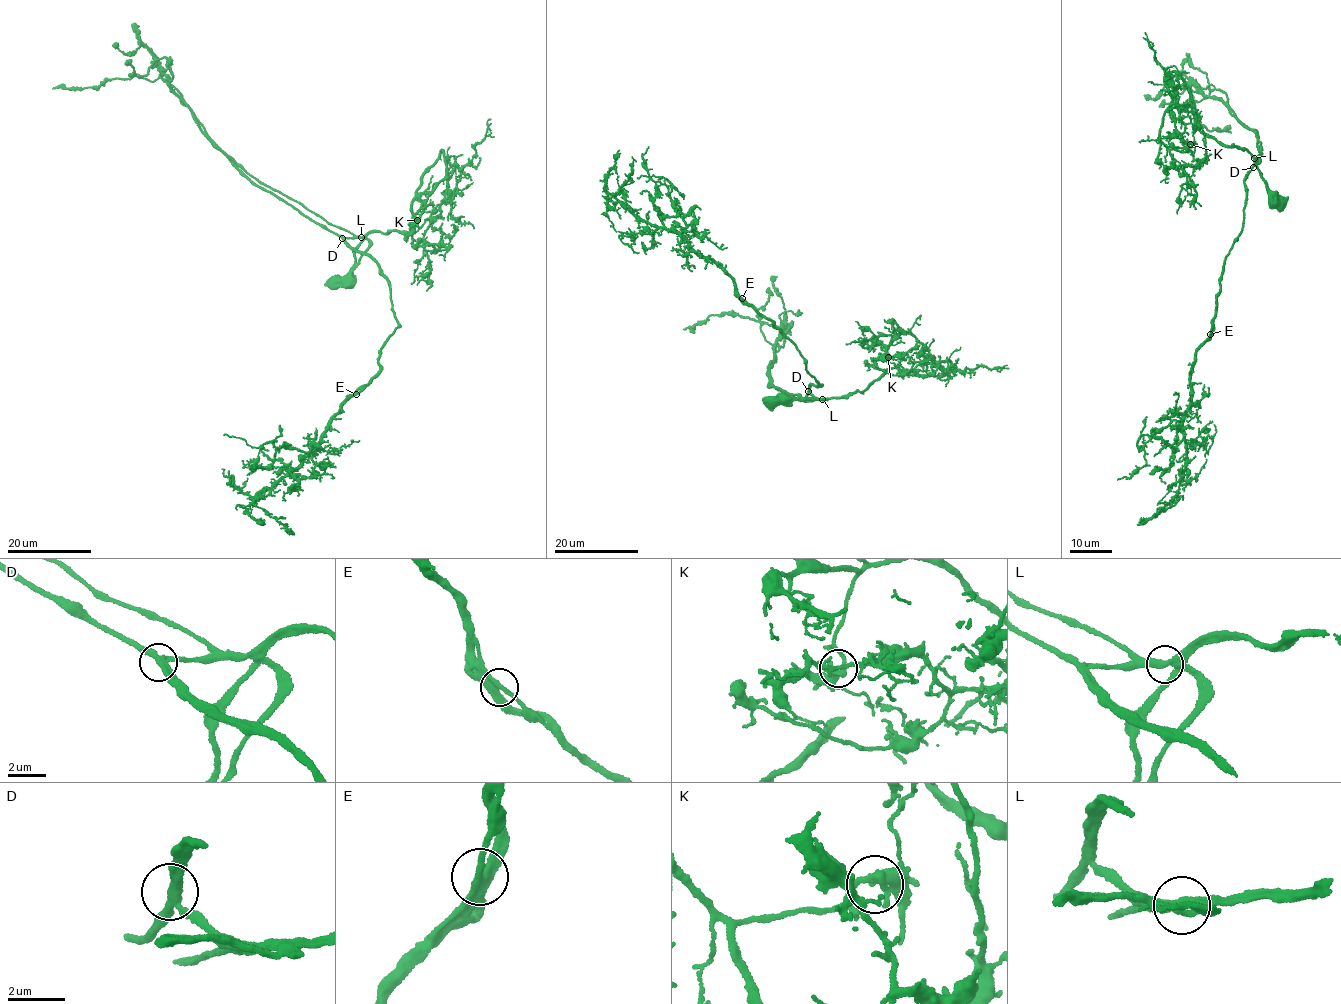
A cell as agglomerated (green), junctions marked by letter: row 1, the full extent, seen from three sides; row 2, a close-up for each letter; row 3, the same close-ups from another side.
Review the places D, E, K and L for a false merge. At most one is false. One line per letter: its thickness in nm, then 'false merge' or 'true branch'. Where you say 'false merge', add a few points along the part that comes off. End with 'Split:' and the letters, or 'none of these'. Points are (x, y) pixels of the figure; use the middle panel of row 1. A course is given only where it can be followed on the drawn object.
D: 260 nm thick; true branch
E: 260 nm thick; true branch
K: 300 nm thick; true branch
L: 280 nm thick; false merge; foreign part runs (822, 399), (804, 402), (772, 384), (775, 346), (759, 328), (757, 310), (769, 287)
Split: L

